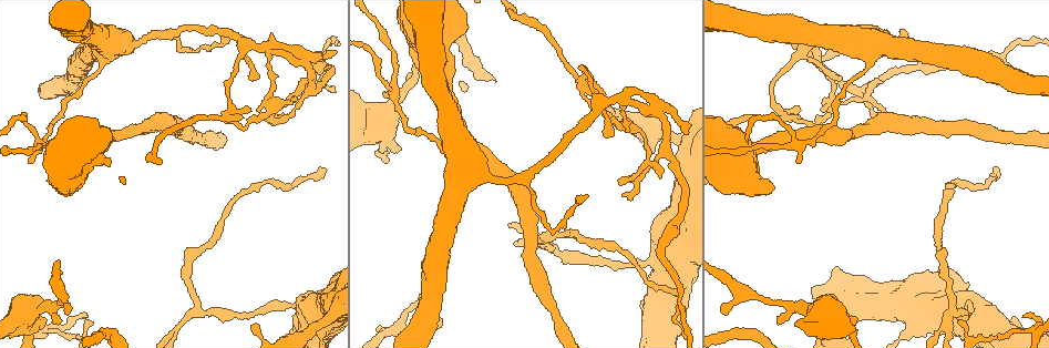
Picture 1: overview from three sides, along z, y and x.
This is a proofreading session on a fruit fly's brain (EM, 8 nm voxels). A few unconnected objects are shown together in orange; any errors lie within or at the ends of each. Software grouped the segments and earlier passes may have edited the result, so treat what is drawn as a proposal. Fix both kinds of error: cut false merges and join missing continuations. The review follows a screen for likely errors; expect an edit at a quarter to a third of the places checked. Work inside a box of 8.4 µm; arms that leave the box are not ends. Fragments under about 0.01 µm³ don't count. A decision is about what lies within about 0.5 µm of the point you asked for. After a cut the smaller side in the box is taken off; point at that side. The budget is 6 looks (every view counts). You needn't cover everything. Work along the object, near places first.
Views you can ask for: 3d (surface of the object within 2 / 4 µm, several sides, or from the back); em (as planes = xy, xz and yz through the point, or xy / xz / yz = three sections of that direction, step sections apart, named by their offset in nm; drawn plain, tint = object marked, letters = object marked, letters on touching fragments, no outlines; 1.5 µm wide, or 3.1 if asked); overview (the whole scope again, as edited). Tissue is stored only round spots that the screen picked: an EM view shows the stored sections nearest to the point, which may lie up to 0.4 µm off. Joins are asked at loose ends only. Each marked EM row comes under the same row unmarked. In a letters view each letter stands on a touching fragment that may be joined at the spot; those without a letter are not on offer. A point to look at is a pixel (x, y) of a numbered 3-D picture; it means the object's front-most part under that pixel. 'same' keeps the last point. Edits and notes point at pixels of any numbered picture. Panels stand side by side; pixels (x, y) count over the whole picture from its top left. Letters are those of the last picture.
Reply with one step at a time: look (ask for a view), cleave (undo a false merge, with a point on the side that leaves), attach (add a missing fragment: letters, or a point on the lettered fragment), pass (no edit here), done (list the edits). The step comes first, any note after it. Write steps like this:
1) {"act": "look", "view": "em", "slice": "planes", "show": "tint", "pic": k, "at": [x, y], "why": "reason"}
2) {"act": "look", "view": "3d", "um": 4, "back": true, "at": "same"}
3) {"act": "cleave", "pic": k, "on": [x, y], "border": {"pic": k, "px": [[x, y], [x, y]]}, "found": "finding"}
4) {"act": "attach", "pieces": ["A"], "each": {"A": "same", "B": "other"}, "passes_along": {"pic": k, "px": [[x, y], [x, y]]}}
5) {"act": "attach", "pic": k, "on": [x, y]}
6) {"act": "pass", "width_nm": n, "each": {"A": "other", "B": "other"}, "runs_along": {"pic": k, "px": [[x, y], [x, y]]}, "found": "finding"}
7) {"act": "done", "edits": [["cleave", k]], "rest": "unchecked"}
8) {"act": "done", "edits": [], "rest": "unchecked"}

{"act": "look", "view": "3d", "um": 2, "pic": 1, "at": [959, 323], "why": "an open end"}

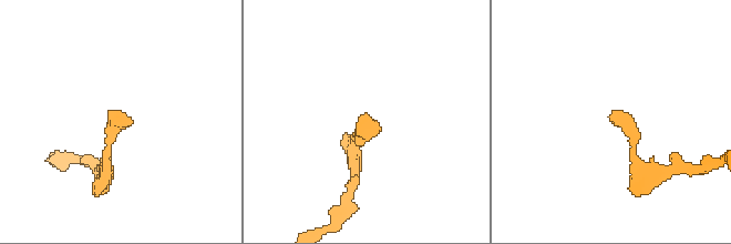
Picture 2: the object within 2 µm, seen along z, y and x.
{"act": "look", "view": "em", "slice": "planes", "show": "letters", "pic": 2, "at": [117, 116]}

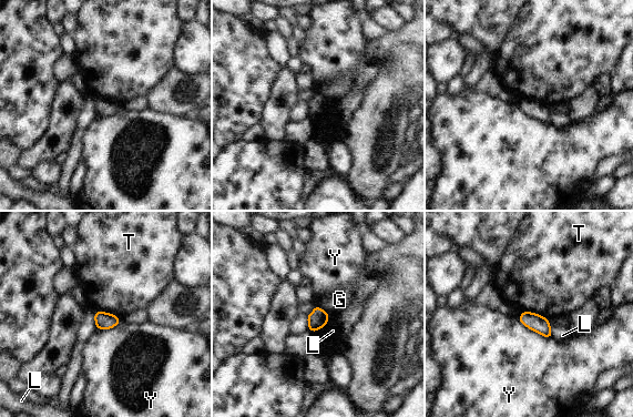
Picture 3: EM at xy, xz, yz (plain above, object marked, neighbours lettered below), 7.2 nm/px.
{"act": "pass", "each": {"G": "other", "L": "other", "T": "other", "Y": "other"}, "found": "no lettered fragment goes on from it"}

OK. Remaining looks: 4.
{"act": "look", "view": "em", "slice": "yz", "step": 4, "show": "letters", "pic": 1, "at": [800, 163]}

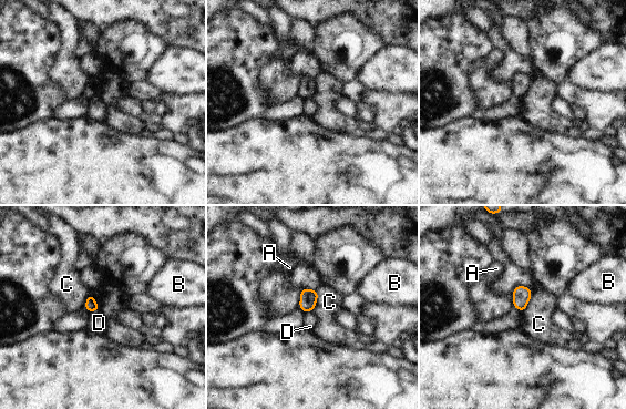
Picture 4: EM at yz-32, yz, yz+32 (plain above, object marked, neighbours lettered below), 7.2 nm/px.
{"act": "look", "view": "em", "slice": "planes", "show": "letters", "at": "same", "why": "cut it another way"}

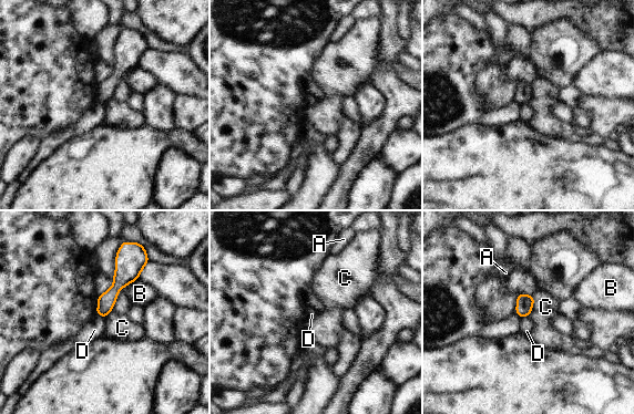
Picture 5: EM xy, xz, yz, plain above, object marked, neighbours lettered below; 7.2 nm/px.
{"act": "pass", "each": {"A": "other", "B": "other", "C": "other", "D": "other"}, "border": {"pic": 5, "px": [[529, 316], [522, 318]]}, "found": "none of them fits"}

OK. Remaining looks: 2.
{"act": "look", "view": "em", "slice": "xz", "step": 8, "show": "letters", "pic": 1, "at": [448, 60], "why": "thick turns thin"}

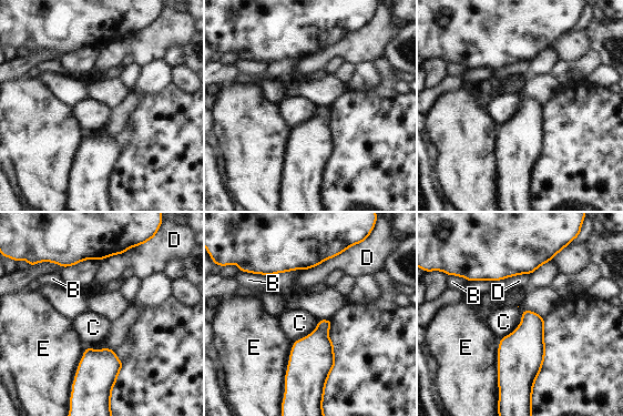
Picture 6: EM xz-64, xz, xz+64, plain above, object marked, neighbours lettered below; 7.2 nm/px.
{"act": "pass", "each": {"B": "other", "C": "other", "D": "other", "E": "other"}, "border": {"pic": 6, "px": [[521, 310], [520, 324], [500, 338]]}, "found": "all the same neuron"}

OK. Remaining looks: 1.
{"act": "done", "edits": [], "rest": "unchecked"}

